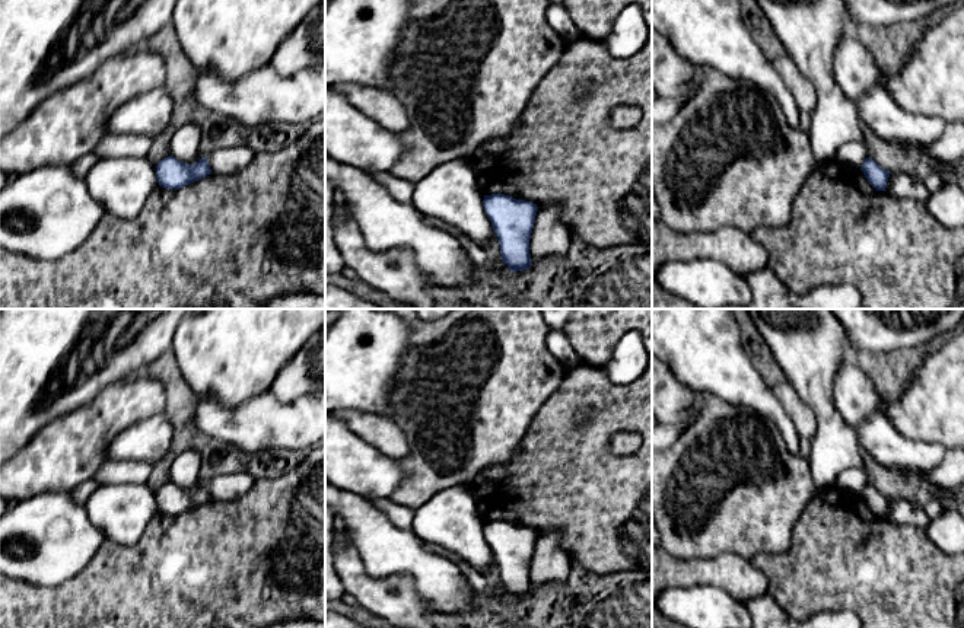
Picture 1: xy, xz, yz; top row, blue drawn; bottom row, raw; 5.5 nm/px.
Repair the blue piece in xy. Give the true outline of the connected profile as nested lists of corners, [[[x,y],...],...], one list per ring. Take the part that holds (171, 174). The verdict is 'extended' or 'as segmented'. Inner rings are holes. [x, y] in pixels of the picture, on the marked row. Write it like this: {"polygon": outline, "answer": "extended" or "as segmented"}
{"polygon": [[[172,154],[160,160],[156,166],[156,178],[160,187],[166,189],[179,189],[194,181],[211,173],[207,157],[201,157],[194,165],[187,165]]], "answer": "as segmented"}

